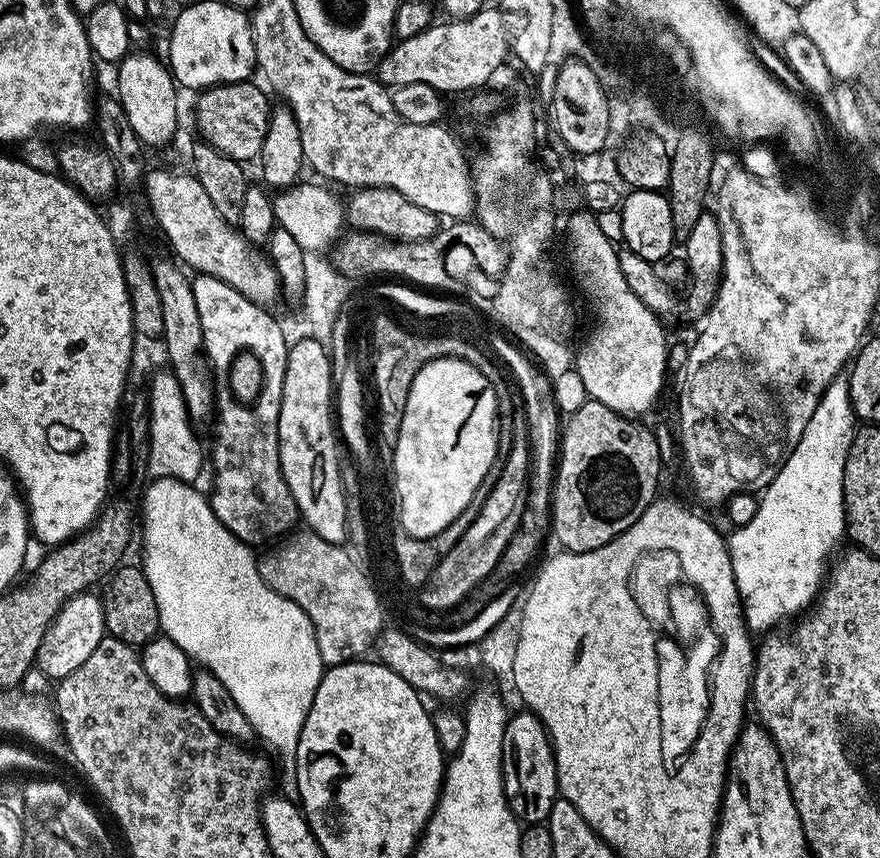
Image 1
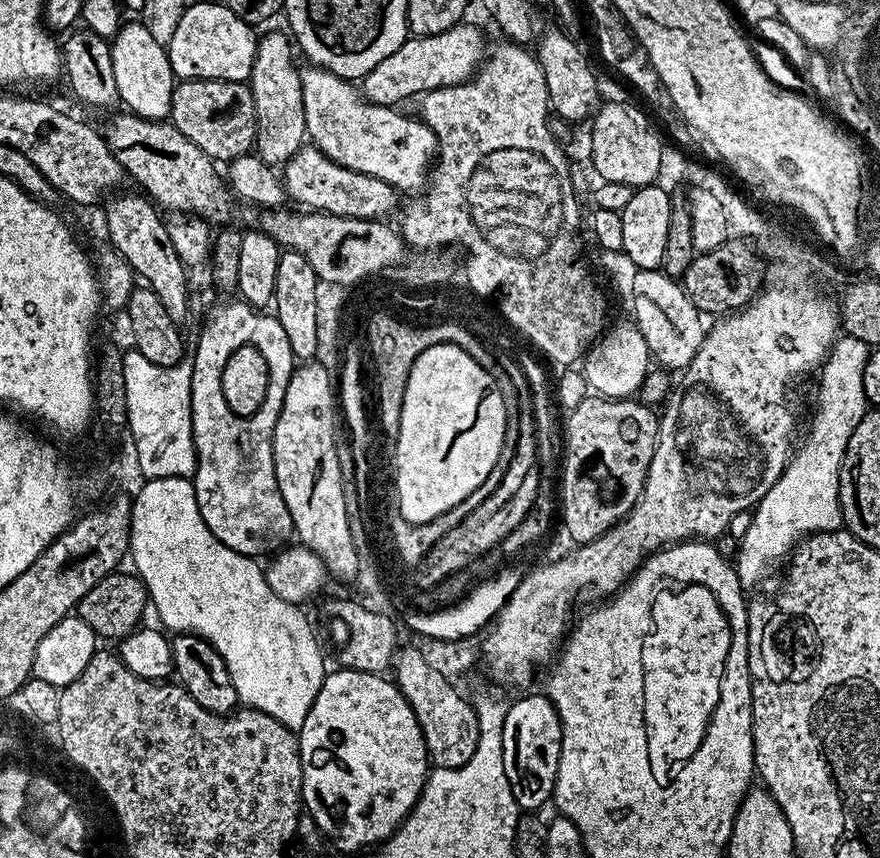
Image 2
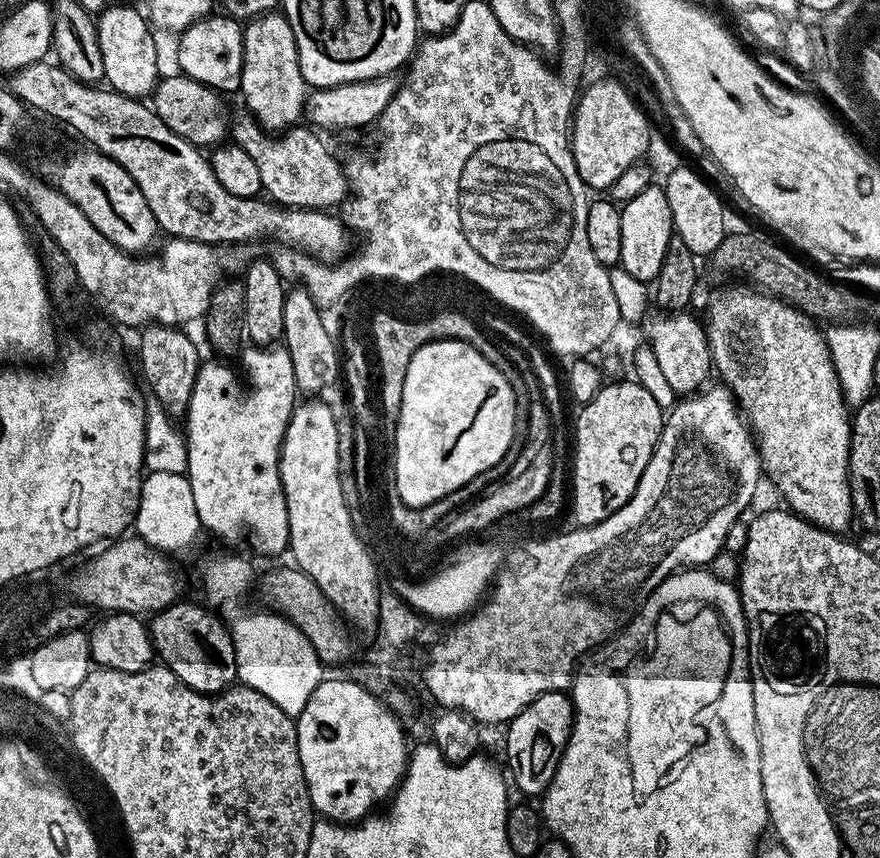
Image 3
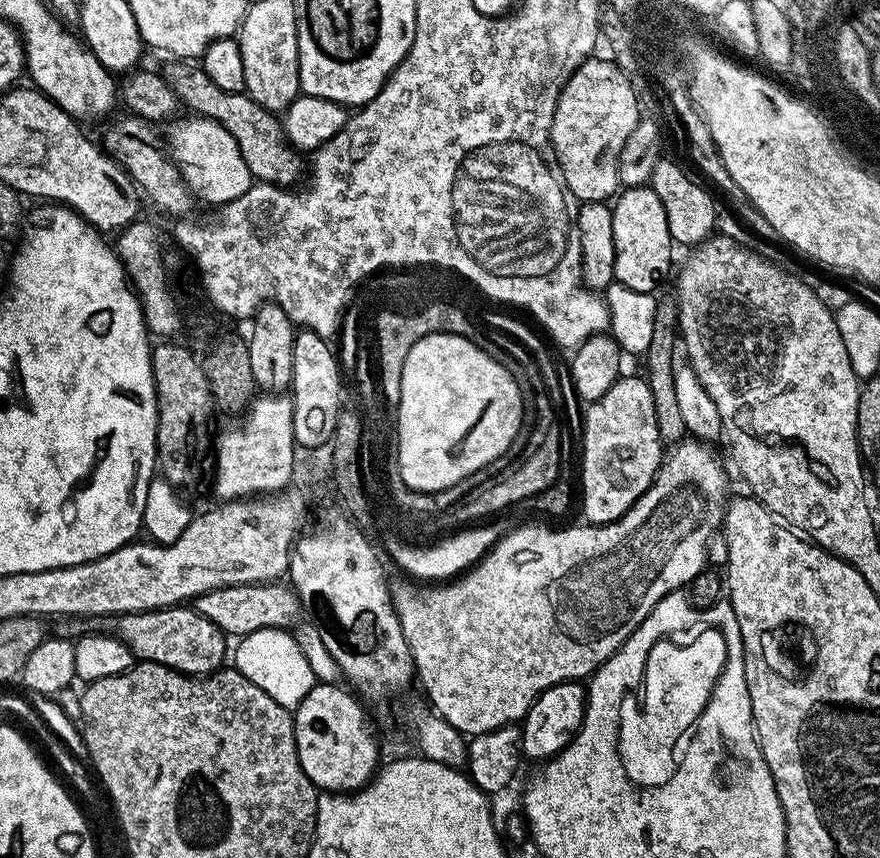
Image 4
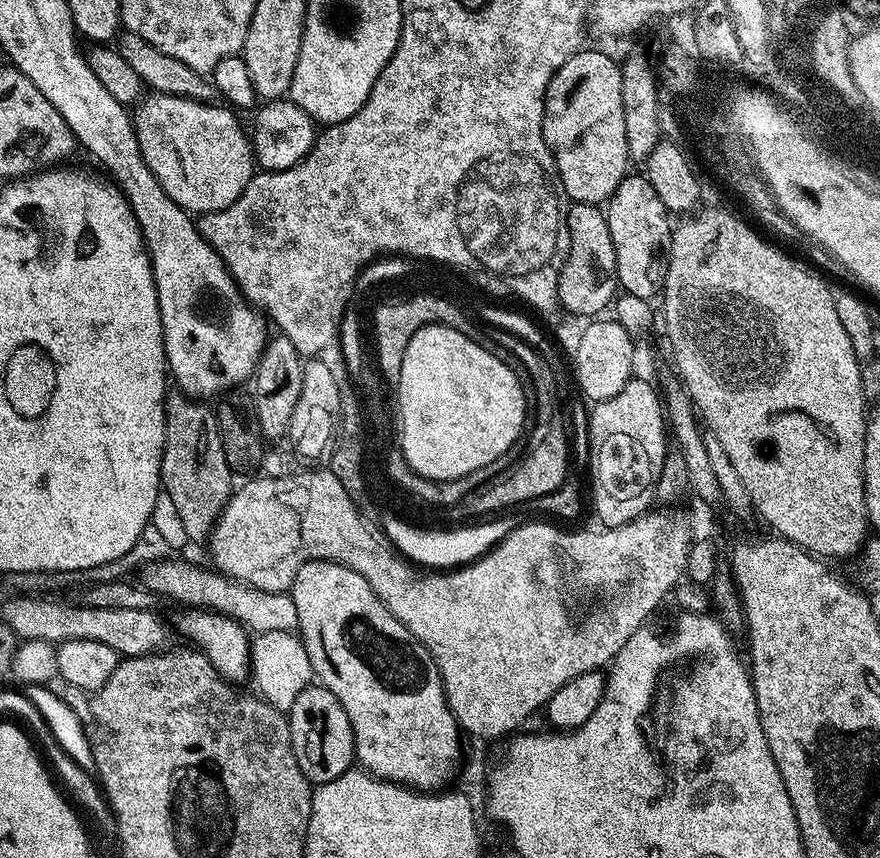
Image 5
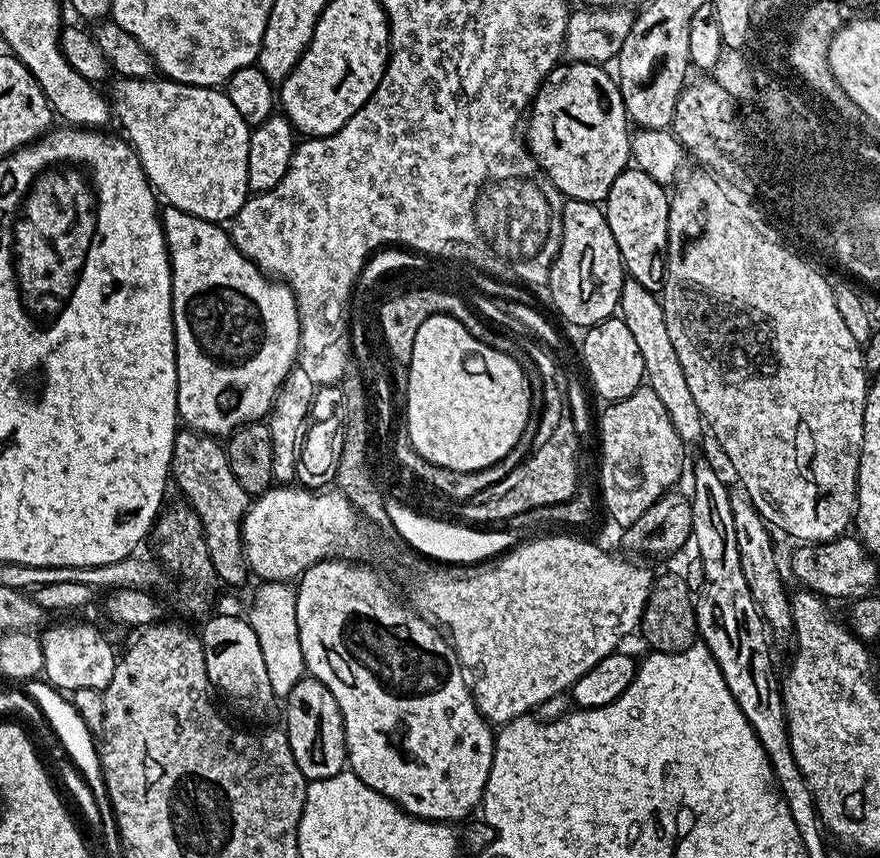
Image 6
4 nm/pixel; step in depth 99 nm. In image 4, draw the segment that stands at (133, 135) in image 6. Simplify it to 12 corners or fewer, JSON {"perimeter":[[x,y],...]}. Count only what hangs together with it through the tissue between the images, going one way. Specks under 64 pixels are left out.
{"perimeter":[[167,125],[166,148],[197,201],[228,204],[254,177],[230,130]]}

